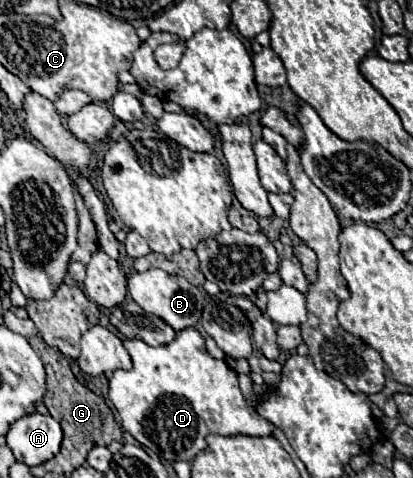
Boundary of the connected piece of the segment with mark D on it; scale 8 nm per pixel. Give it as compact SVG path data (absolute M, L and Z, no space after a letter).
M185 328L183 332L177 334L177 338L171 344L159 346L159 348L153 348L153 346L149 346L137 338L135 340L123 340L123 346L133 360L133 370L129 370L129 372L115 370L111 374L109 398L121 416L123 428L139 444L143 444L145 448L155 452L159 458L163 458L167 462L175 462L175 460L191 462L199 452L209 450L207 440L205 440L207 434L213 432L209 428L209 422L213 426L221 424L219 432L225 432L225 434L237 434L237 424L239 424L243 436L269 436L273 432L271 422L261 418L251 406L247 410L245 398L239 390L237 374L227 366L225 360L215 360L207 354L205 340L197 328Z

